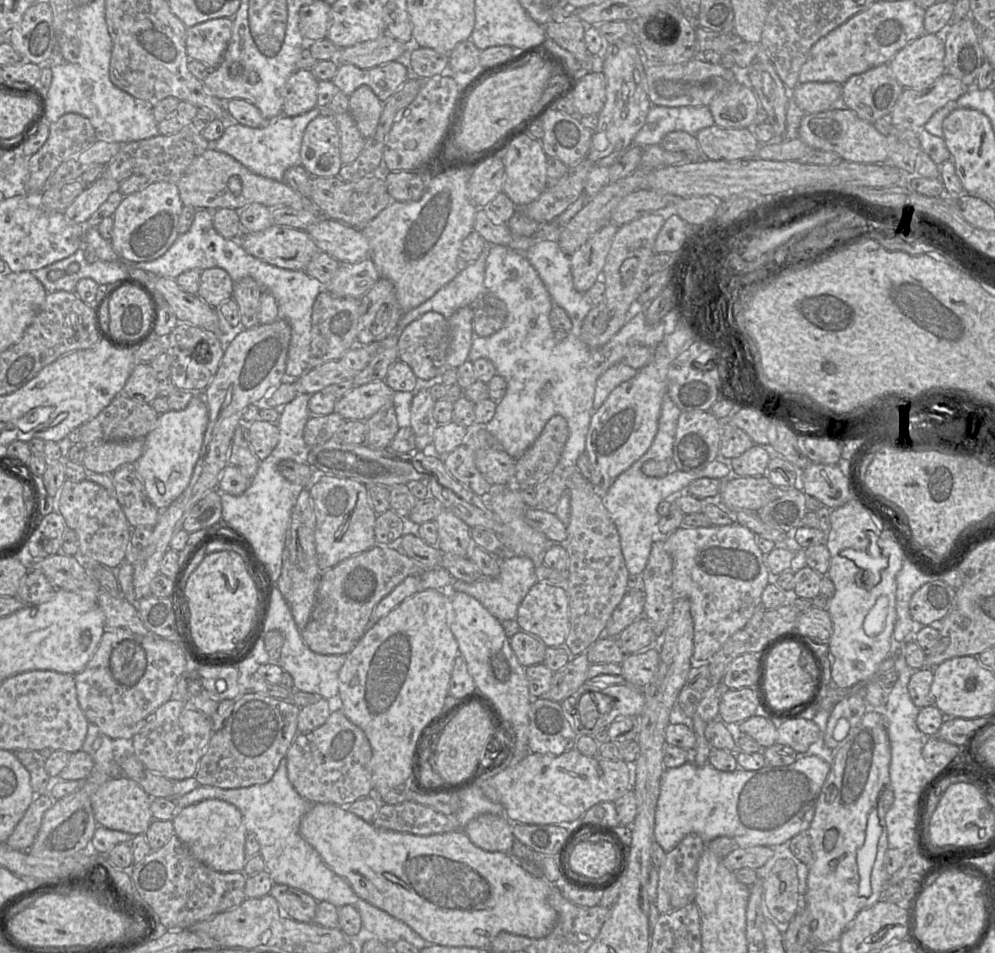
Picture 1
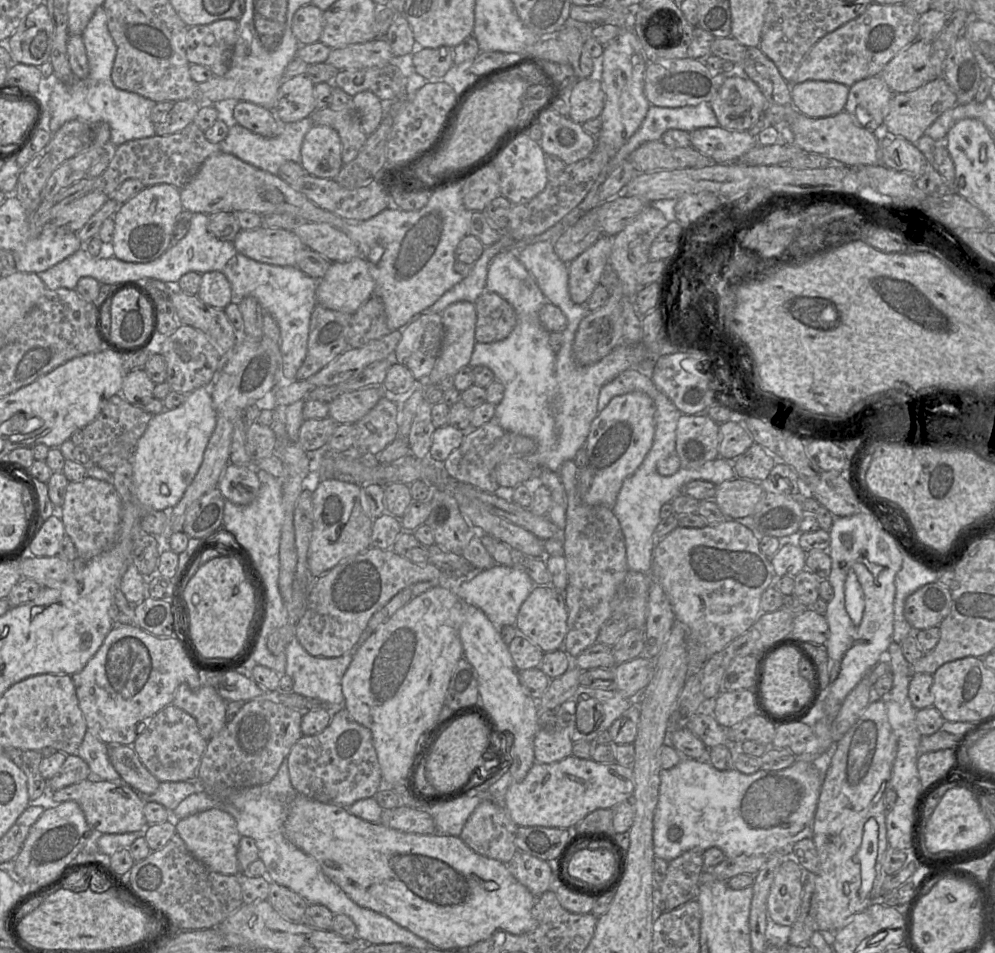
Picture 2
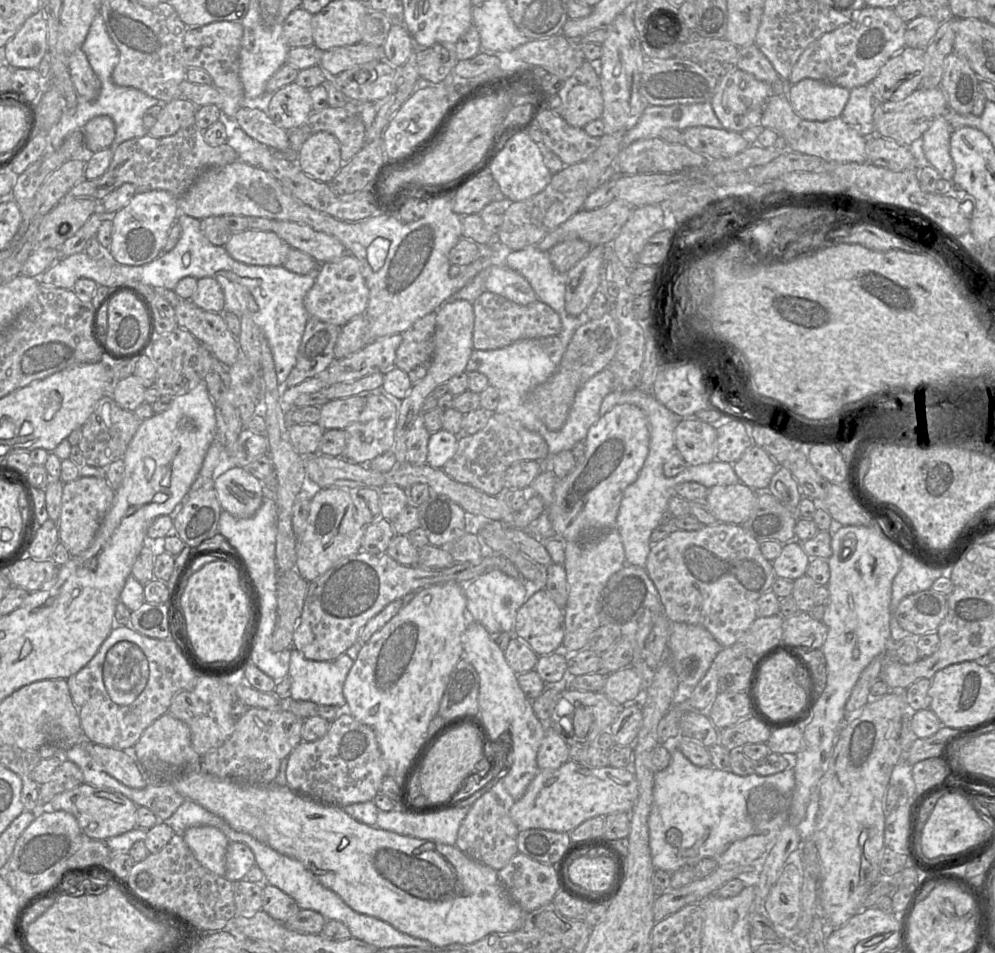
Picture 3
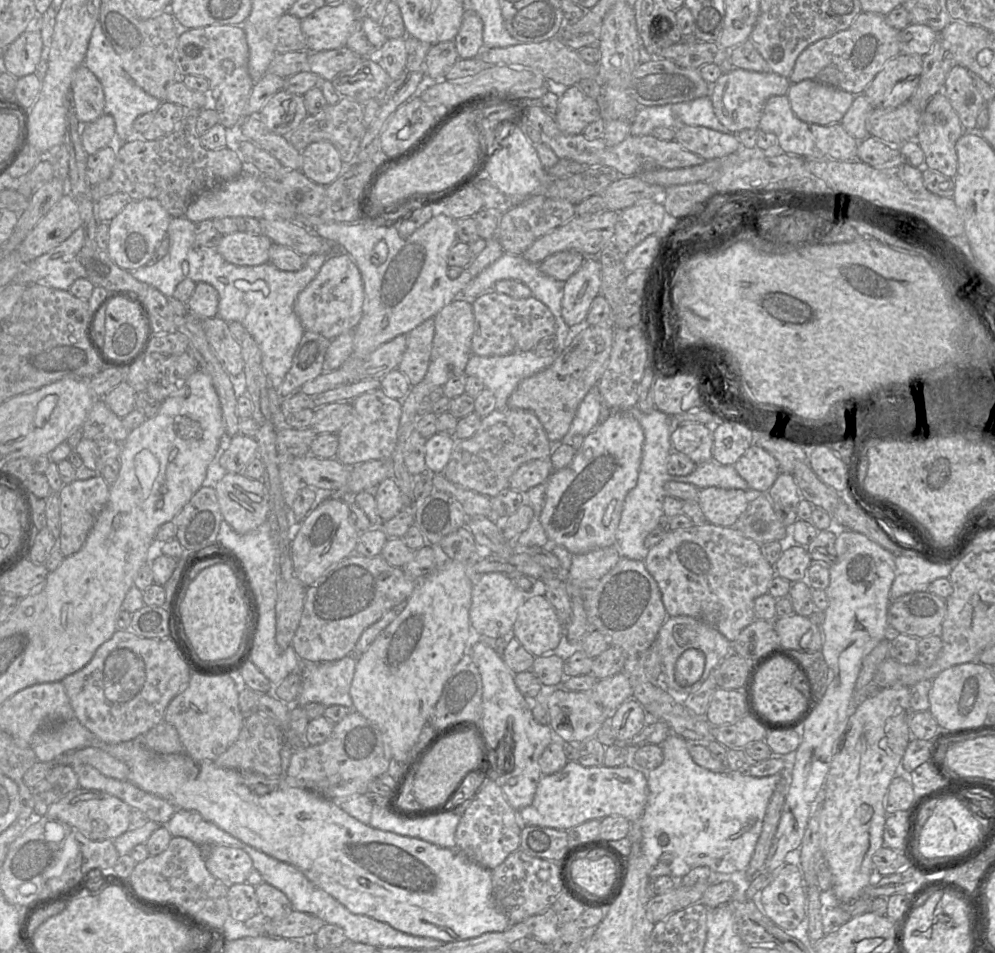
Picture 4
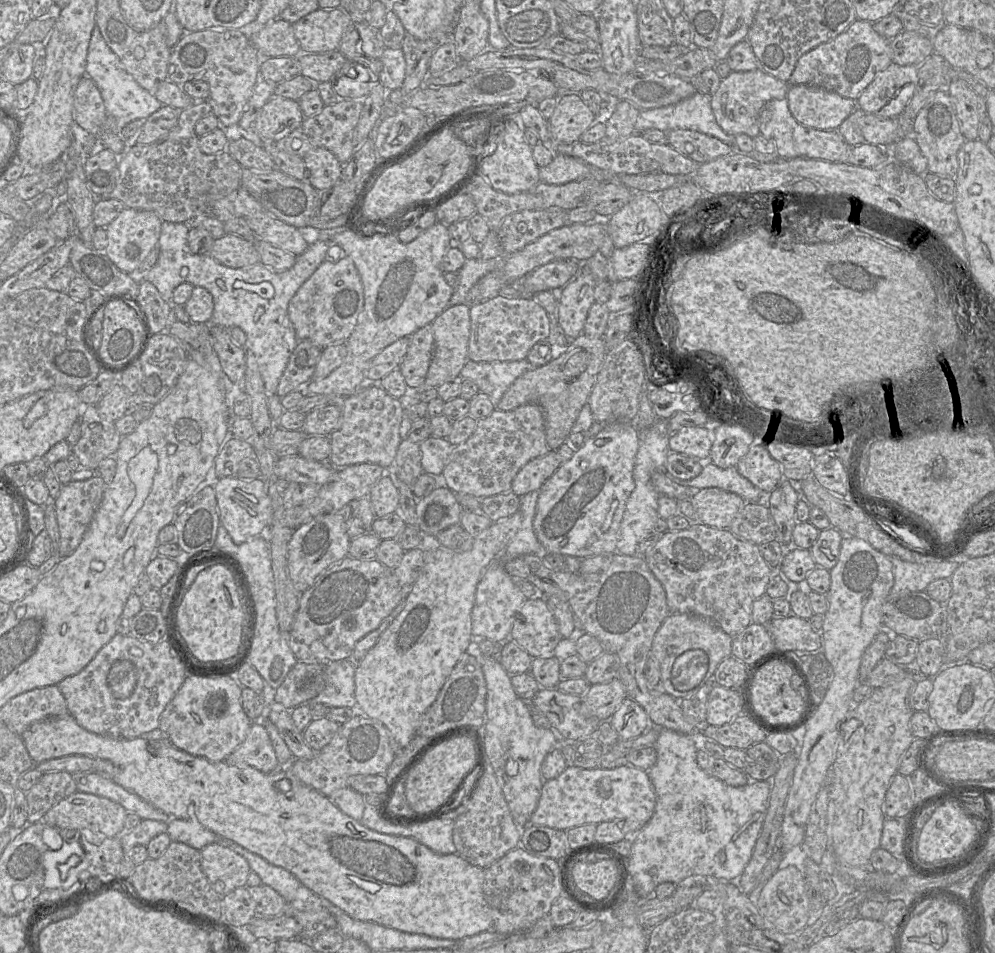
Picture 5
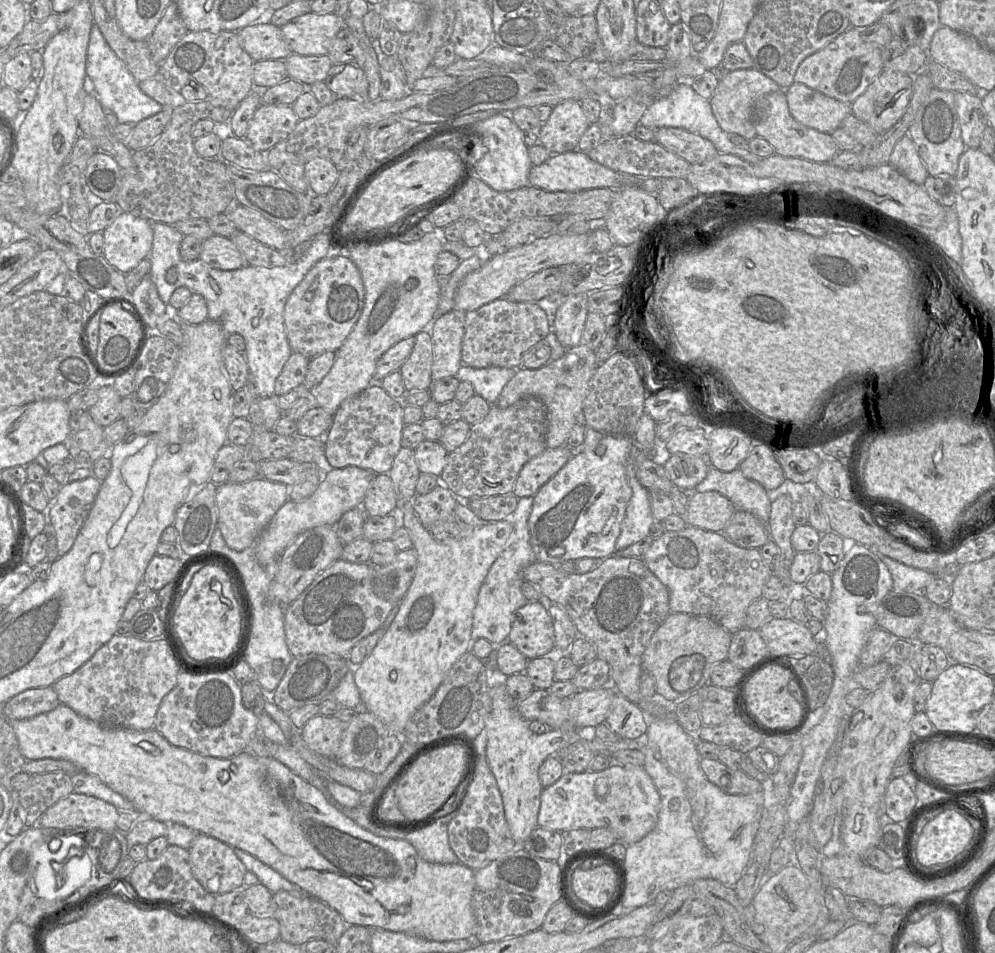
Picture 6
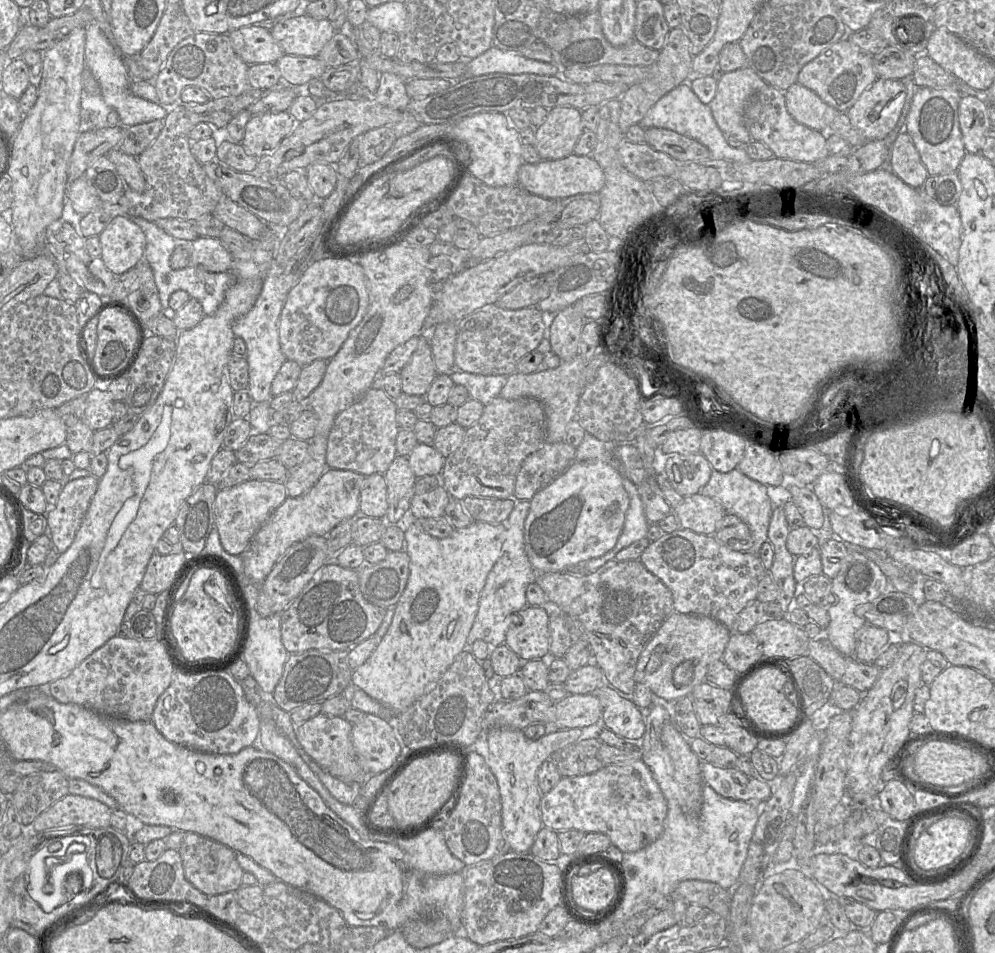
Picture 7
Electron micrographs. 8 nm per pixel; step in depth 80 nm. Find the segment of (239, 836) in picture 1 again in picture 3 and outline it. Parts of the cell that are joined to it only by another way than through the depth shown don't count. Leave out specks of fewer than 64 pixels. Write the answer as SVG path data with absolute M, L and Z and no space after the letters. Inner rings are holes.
M212 826L191 827L183 838L203 867L217 876L225 876L226 851L231 842L221 830Z

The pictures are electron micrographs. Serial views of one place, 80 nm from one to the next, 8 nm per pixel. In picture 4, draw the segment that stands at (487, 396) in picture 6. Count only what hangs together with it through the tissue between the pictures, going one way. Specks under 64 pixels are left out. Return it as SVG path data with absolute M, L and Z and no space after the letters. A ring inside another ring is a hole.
M534 351L517 352L504 356L478 356L472 354L464 369L466 376L479 378L496 398L496 410L506 410L507 401L518 384L545 368L549 367L555 360L554 356L540 357Z

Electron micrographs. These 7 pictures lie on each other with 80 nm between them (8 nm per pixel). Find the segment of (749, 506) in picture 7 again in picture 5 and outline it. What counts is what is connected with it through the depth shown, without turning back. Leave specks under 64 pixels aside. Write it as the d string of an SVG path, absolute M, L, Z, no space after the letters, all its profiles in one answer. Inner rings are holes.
M704 461L701 473L695 478L690 480L672 478L672 480L695 489L717 487L739 495L746 502L762 502L767 495L744 478L735 466L720 468L711 461Z

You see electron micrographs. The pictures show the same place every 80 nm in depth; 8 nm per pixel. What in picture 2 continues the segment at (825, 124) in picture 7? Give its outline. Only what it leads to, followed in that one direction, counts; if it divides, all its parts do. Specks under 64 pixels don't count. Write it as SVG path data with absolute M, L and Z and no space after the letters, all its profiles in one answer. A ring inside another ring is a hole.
M807 80L791 84L791 104L810 118L824 118L844 111L848 86L834 81Z

